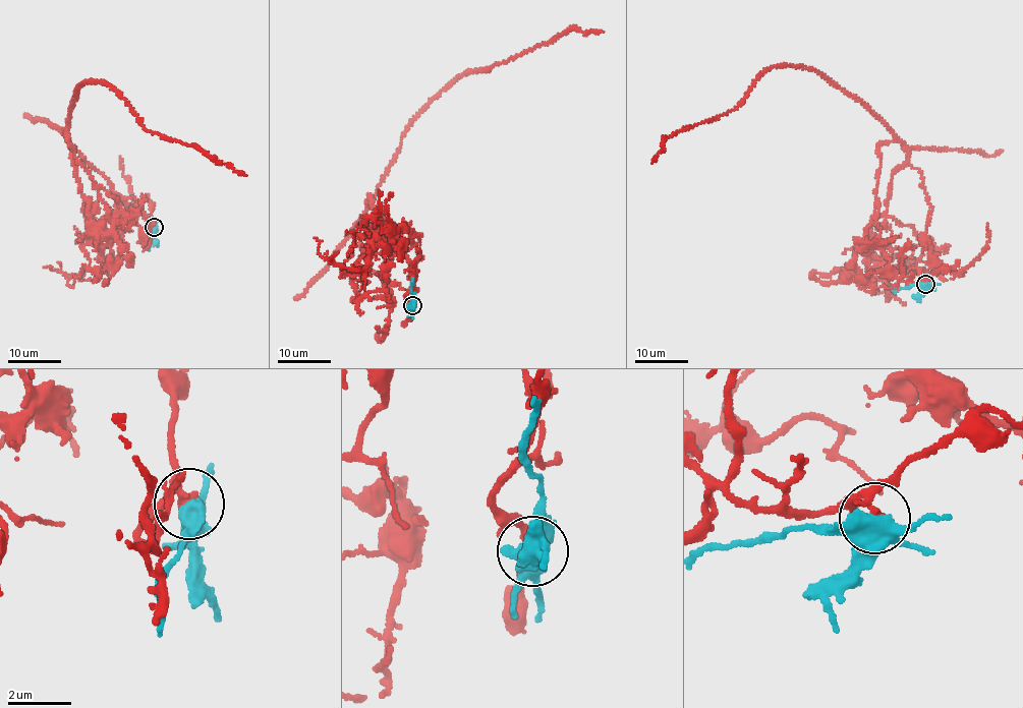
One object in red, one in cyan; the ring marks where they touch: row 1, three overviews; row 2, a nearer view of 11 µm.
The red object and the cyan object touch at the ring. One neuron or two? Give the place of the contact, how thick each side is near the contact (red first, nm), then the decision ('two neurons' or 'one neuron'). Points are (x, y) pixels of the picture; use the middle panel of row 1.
at (412, 305); 200 nm thick on the red side, 480 nm on the other; two neurons

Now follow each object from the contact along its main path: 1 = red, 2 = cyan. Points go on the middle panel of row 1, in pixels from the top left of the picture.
1: (412, 306), (404, 243), (368, 196), (366, 205), (408, 123), (463, 74), (572, 30), (603, 32)
2: (412, 306), (412, 279)

